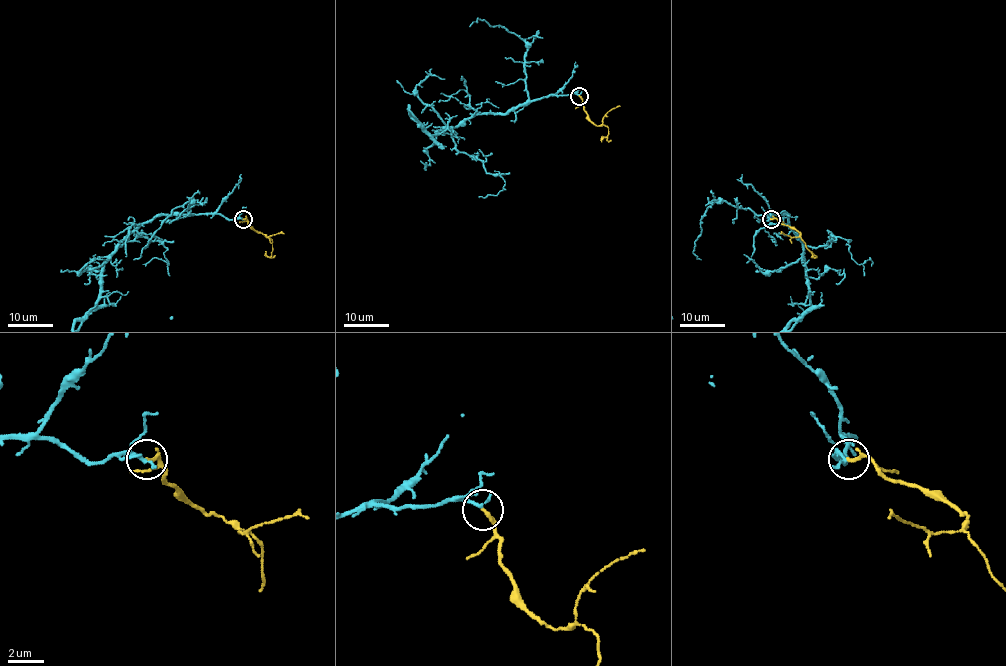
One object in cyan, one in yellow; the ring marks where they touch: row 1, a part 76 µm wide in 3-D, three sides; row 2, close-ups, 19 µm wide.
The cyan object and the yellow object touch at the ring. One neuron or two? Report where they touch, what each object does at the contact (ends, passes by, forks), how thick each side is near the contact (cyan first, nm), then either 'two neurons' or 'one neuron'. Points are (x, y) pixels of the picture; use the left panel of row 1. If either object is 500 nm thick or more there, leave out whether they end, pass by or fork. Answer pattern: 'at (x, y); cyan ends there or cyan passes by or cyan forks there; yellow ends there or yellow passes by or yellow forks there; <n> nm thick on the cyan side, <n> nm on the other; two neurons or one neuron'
at (243, 219); cyan ends there; yellow passes by; 220 nm thick on the cyan side, 150 nm on the other; one neuron

